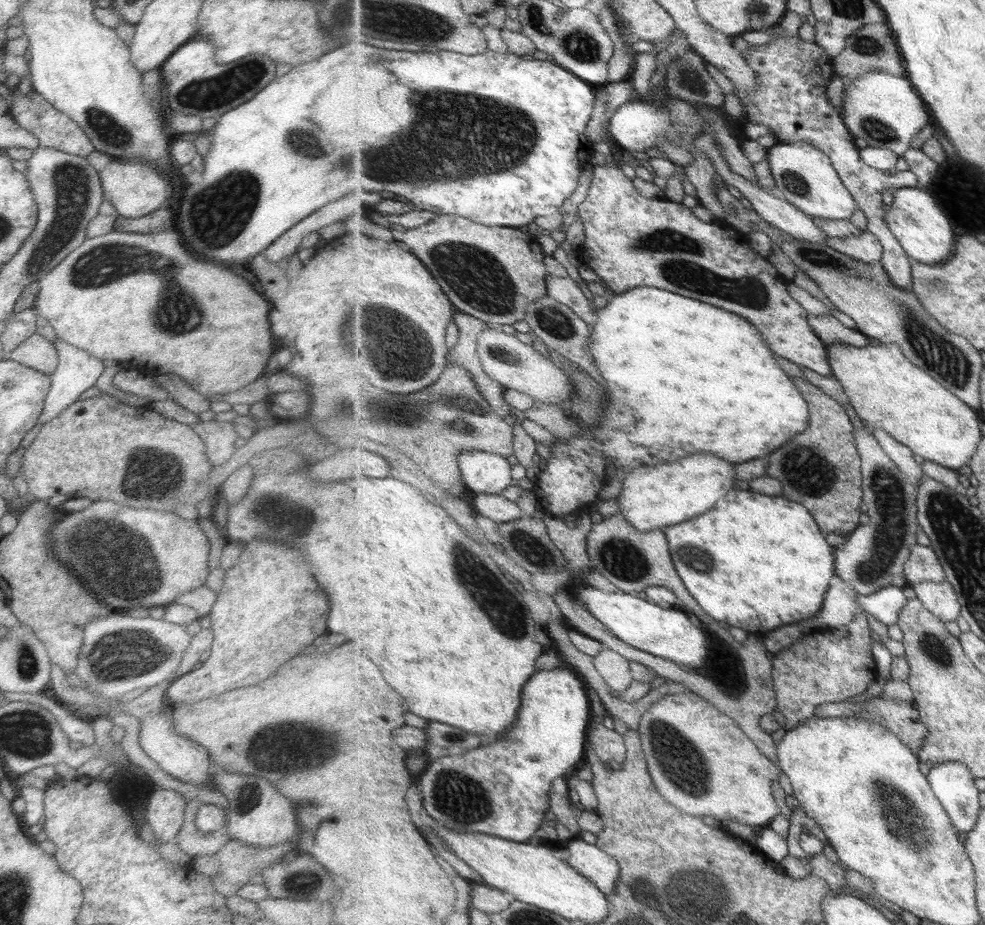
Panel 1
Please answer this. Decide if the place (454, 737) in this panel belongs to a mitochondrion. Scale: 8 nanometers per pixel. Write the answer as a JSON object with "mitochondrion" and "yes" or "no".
{"mitochondrion":"no"}

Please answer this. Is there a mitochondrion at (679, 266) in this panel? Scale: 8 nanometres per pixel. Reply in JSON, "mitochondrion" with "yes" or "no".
{"mitochondrion":"yes"}

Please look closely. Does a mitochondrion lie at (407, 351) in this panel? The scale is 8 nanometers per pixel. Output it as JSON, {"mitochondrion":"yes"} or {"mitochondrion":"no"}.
{"mitochondrion":"yes"}

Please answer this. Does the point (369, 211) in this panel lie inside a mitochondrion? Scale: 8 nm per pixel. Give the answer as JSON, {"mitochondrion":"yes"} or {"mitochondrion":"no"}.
{"mitochondrion":"no"}

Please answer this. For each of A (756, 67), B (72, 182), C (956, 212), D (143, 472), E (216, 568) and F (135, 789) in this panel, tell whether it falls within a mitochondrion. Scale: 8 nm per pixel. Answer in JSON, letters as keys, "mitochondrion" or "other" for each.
{"A":"other","B":"mitochondrion","C":"other","D":"mitochondrion","E":"other","F":"other"}

